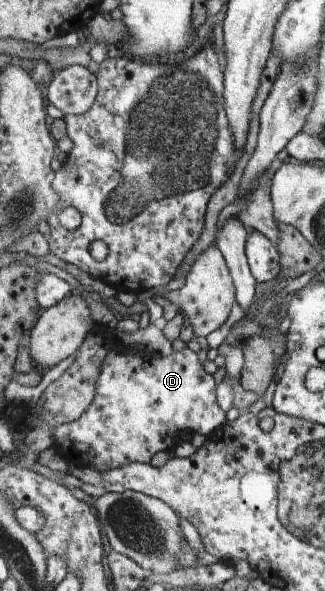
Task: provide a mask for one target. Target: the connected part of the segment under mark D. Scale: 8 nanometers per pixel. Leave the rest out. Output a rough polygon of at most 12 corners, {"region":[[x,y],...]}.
{"region":[[189,348],[112,351],[68,426],[101,474],[227,423]]}

